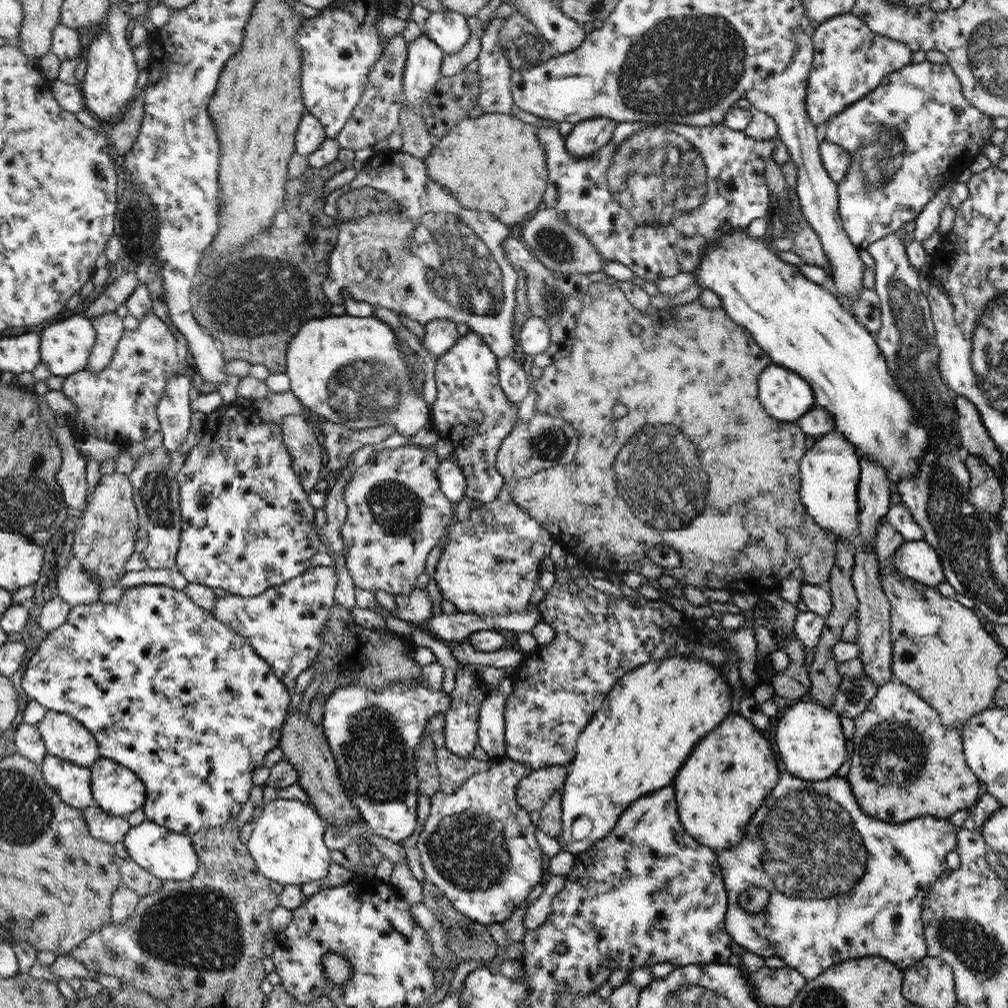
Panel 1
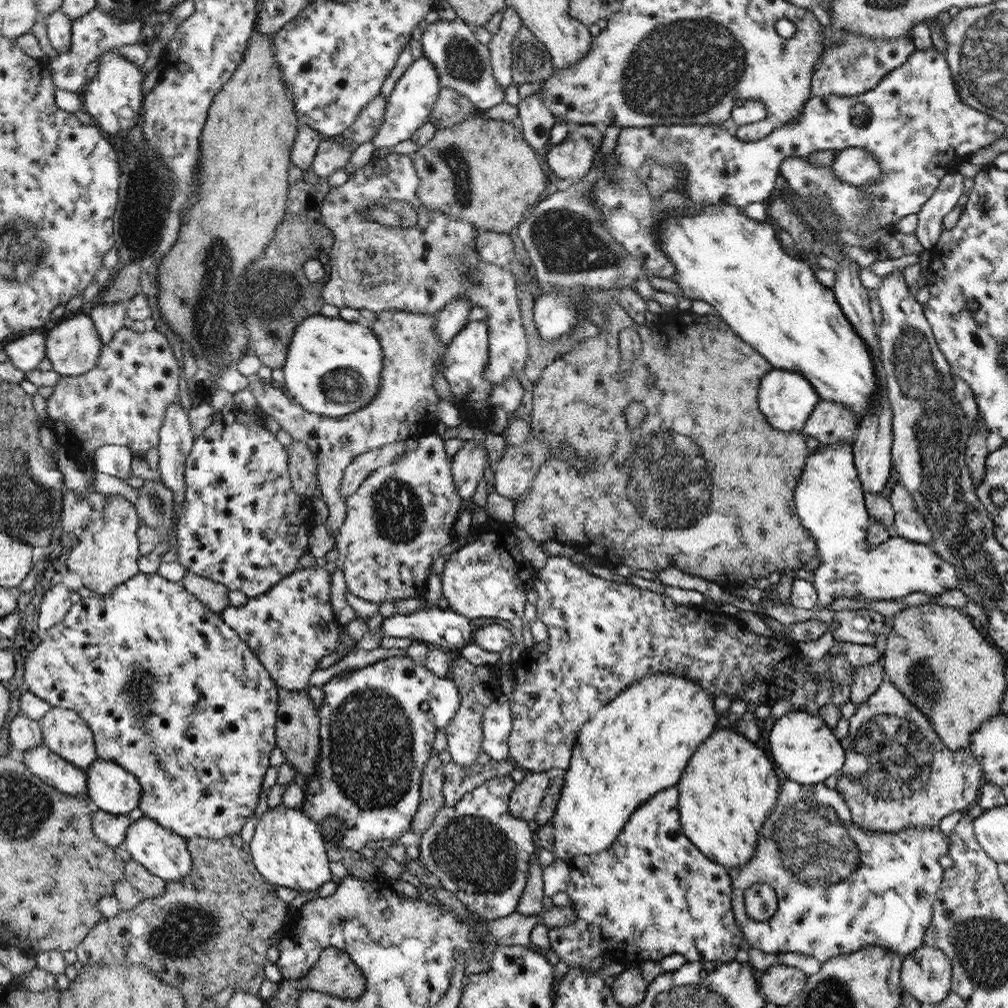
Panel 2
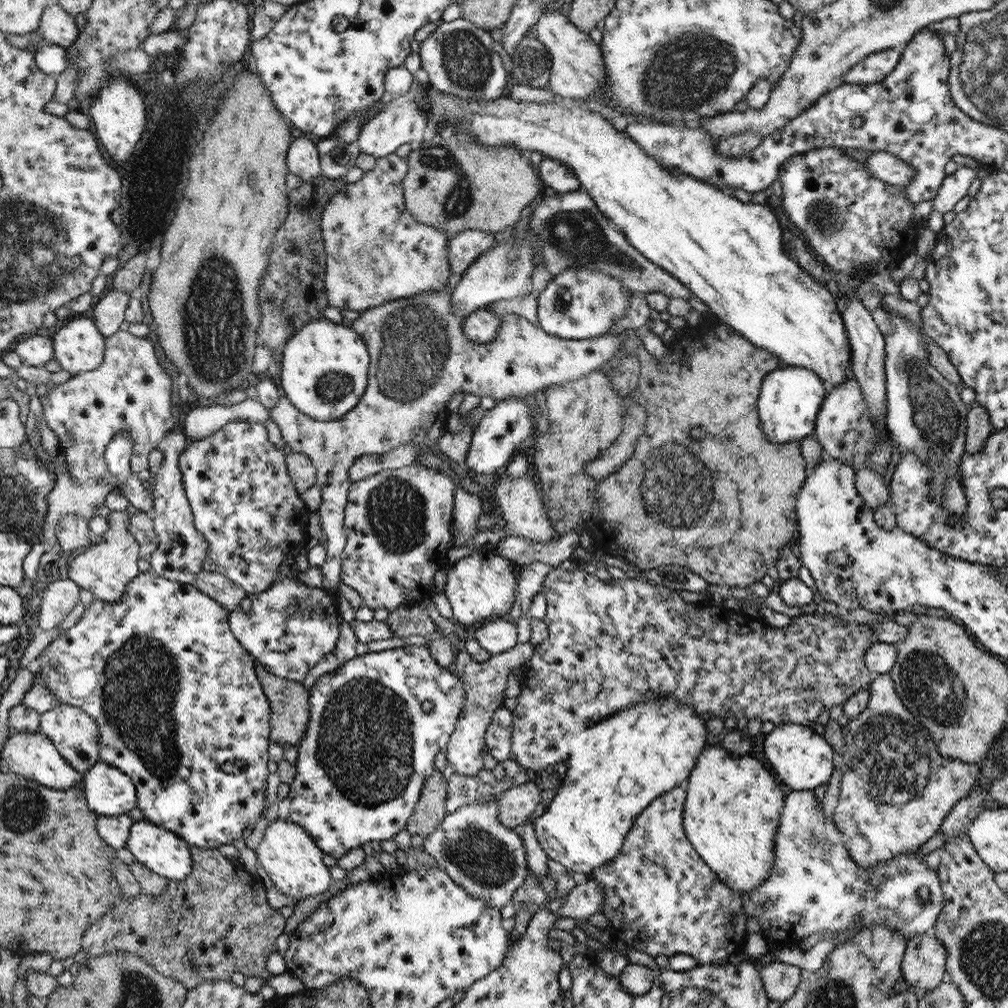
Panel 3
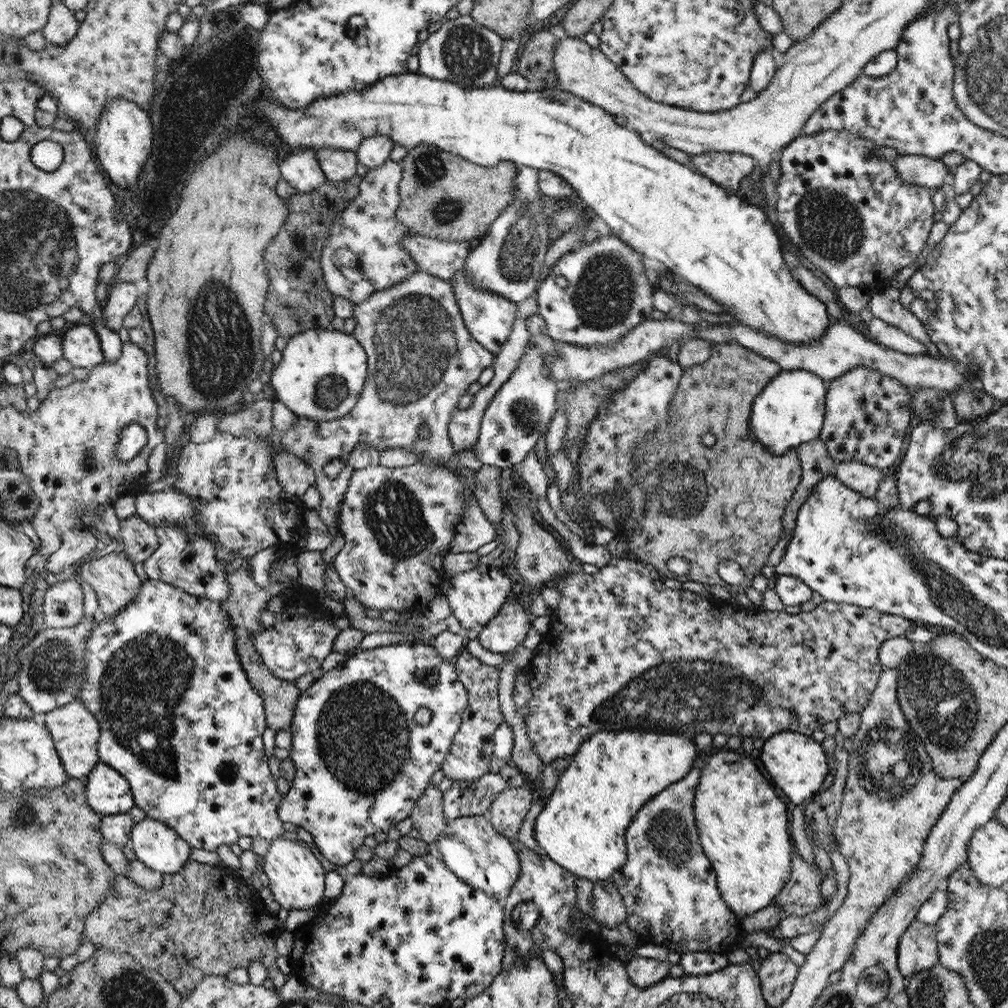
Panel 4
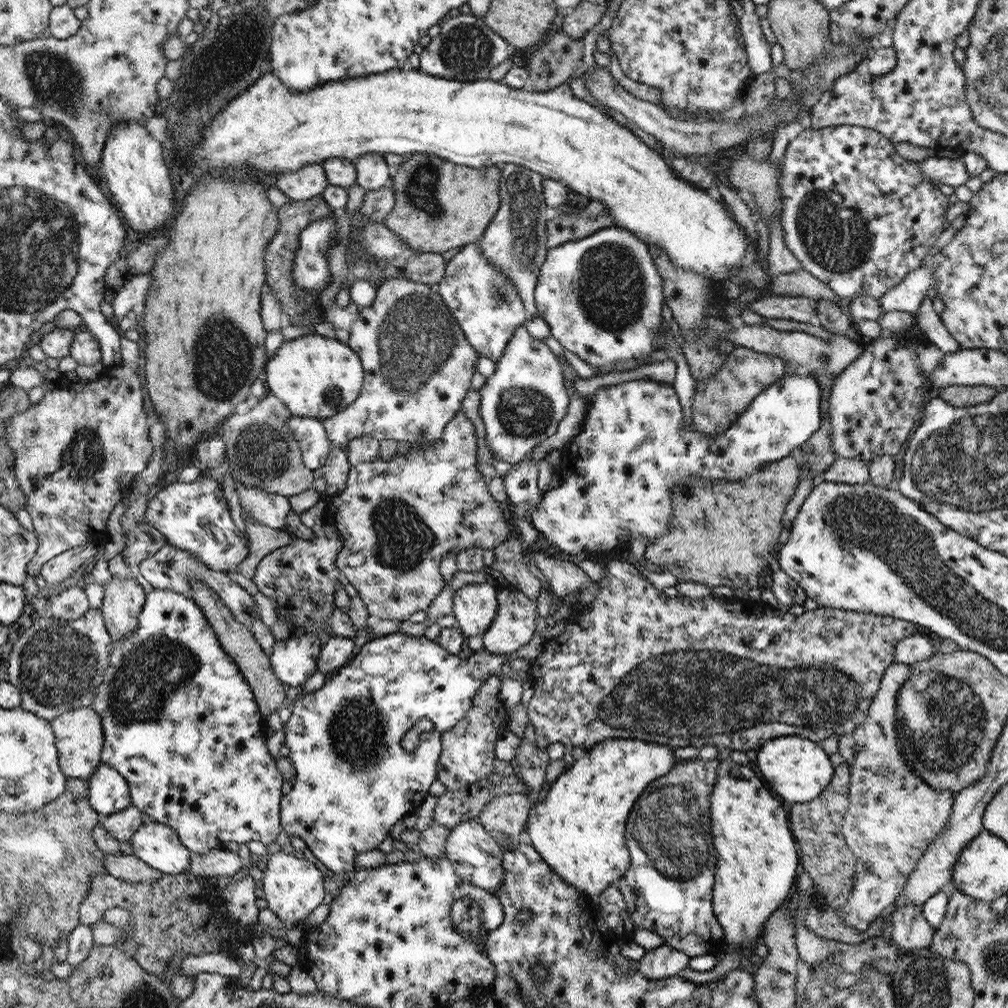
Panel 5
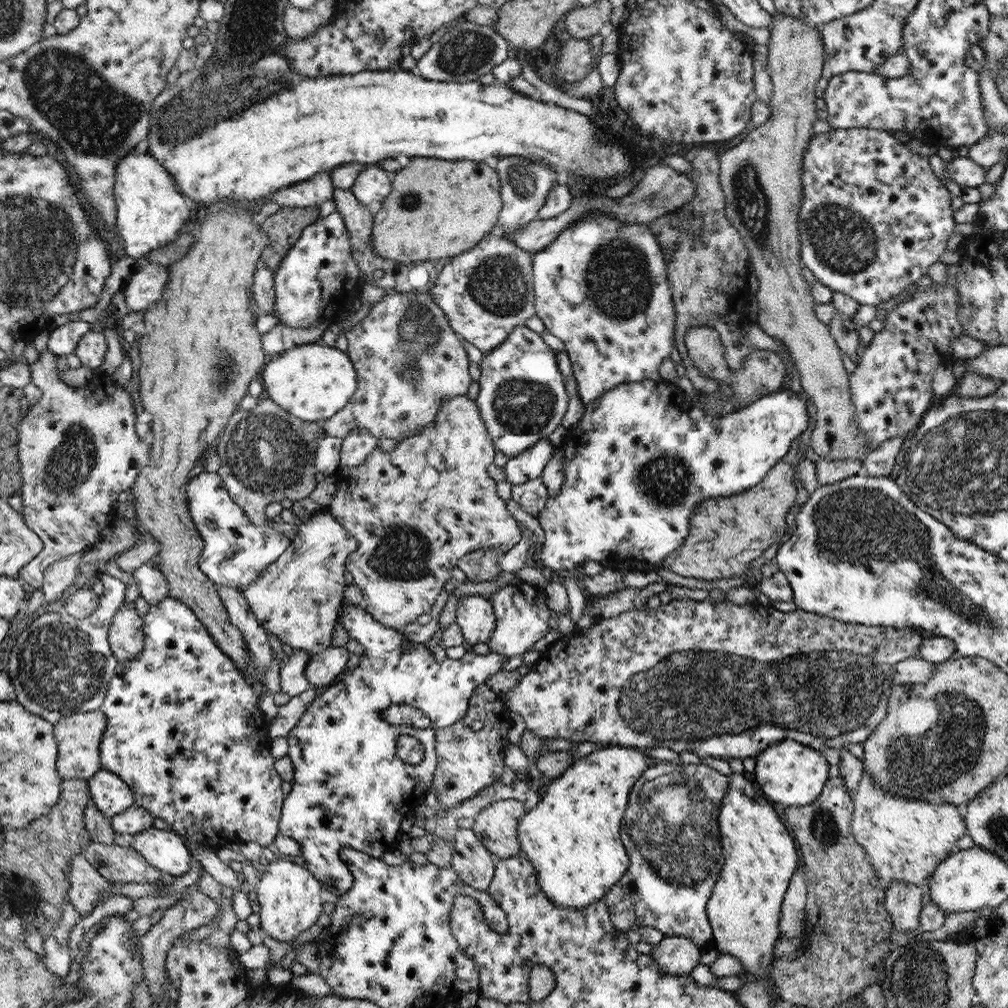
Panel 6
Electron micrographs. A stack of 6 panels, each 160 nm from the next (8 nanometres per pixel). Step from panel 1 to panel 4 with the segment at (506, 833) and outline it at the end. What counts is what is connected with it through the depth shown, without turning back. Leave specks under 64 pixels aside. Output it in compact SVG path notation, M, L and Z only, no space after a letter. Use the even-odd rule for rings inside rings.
M487 815L464 816L447 821L445 830L436 841L447 867L472 888L501 901L511 894L520 874L519 855L510 844L510 838L495 831Z

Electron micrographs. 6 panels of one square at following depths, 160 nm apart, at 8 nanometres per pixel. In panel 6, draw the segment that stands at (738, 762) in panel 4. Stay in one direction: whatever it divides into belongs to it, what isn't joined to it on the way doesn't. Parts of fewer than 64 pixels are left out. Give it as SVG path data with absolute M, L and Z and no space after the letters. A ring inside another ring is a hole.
M732 773L729 776L729 787L721 804L720 832L723 832L723 849L727 863L724 864L723 874L707 904L707 916L711 920L712 933L715 934L713 948L724 954L735 956L742 963L742 975L745 979L766 981L767 986L777 989L770 978L770 965L774 960L774 945L779 940L780 908L787 894L788 882L798 868L798 852L793 836L788 834L780 816L774 810L761 790L758 790L750 778L744 778L742 773Z

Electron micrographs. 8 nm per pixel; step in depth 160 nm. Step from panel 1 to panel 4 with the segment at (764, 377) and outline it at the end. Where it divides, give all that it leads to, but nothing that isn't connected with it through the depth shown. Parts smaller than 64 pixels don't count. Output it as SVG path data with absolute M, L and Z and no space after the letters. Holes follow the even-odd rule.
M781 370L760 391L751 408L751 432L768 453L782 457L800 444L819 439L826 415L824 378L807 370Z

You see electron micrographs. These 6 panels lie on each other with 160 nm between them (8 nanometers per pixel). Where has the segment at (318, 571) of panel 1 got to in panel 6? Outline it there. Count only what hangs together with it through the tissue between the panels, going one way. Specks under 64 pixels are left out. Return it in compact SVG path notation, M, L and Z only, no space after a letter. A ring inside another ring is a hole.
M299 648L293 649L292 655L286 655L280 664L281 691L290 697L302 695L310 688L310 681L306 677L308 660L312 654Z

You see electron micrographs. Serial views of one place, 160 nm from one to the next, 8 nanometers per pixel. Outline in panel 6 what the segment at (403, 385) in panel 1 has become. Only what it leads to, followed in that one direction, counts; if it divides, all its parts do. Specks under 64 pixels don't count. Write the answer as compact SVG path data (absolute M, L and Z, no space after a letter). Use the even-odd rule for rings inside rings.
M305 343L286 350L269 361L263 372L268 399L304 422L326 421L343 410L357 389L357 372L351 357L336 347Z

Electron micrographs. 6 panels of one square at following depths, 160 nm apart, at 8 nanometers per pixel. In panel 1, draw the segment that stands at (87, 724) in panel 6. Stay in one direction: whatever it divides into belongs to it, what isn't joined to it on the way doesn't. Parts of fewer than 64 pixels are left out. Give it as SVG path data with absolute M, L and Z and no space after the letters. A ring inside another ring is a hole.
M51 710L38 726L50 755L91 769L103 757L95 733L71 714Z

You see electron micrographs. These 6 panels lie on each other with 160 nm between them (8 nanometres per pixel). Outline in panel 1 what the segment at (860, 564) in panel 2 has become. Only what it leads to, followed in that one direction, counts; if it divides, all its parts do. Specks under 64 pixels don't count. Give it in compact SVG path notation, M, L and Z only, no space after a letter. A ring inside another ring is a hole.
M833 431L814 442L799 467L802 470L802 488L799 490L804 508L827 532L831 532L837 542L840 540L856 541L859 536L858 490L862 478L860 456L854 443L848 442L842 434ZM926 540L904 541L892 556L895 571L926 586L938 586L947 580L942 558Z

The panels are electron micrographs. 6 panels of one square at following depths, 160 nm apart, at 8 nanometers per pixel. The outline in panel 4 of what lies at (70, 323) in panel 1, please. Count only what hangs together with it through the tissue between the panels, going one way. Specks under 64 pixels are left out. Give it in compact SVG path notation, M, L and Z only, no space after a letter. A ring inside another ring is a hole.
M72 325L65 334L65 358L76 367L94 369L107 362L103 340L98 328L90 325Z

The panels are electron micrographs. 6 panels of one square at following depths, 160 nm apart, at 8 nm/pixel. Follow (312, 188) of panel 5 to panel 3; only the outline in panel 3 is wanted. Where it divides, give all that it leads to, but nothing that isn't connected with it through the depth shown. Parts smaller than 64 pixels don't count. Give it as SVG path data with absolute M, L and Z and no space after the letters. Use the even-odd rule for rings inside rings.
M299 134L288 148L288 168L303 182L310 182L322 174L318 145Z

